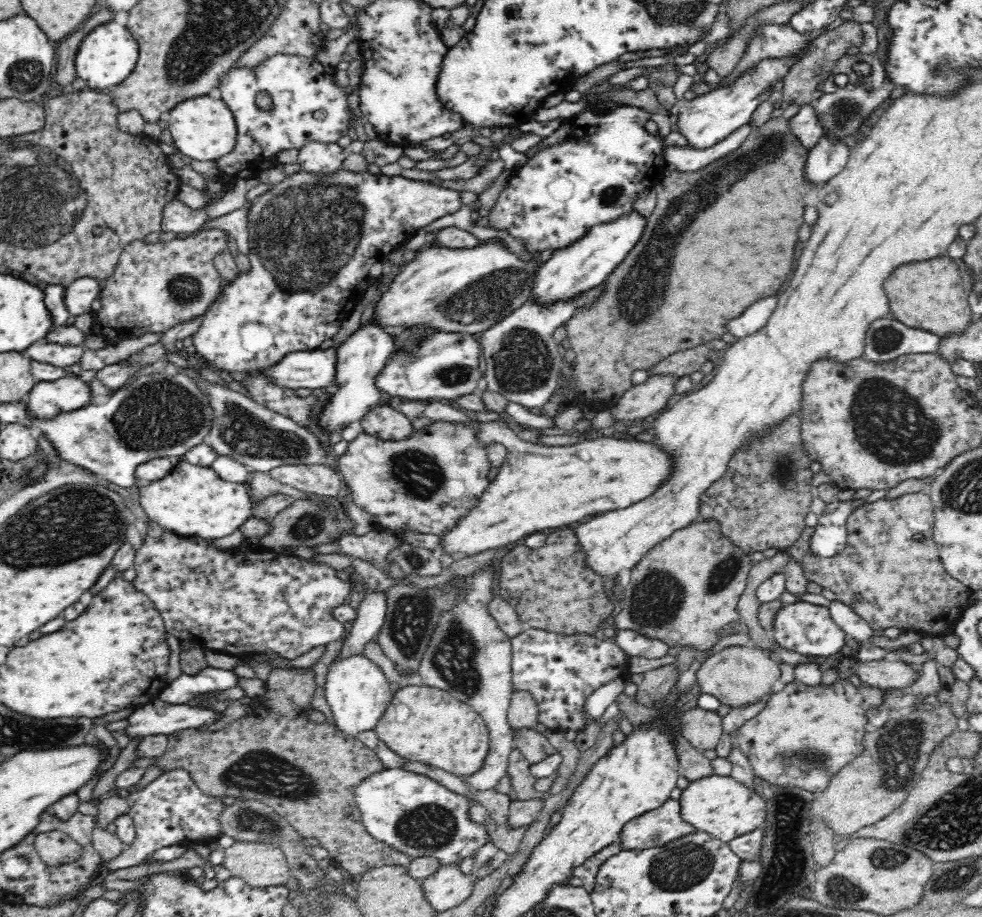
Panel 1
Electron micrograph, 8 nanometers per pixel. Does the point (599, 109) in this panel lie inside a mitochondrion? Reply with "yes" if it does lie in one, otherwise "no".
no

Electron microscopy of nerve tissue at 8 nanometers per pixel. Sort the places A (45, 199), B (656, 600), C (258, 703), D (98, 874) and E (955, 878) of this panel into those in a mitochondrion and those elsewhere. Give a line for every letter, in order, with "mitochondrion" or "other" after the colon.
A: mitochondrion
B: mitochondrion
C: other
D: other
E: mitochondrion

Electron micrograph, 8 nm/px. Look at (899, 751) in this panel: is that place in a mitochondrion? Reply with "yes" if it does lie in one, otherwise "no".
yes

